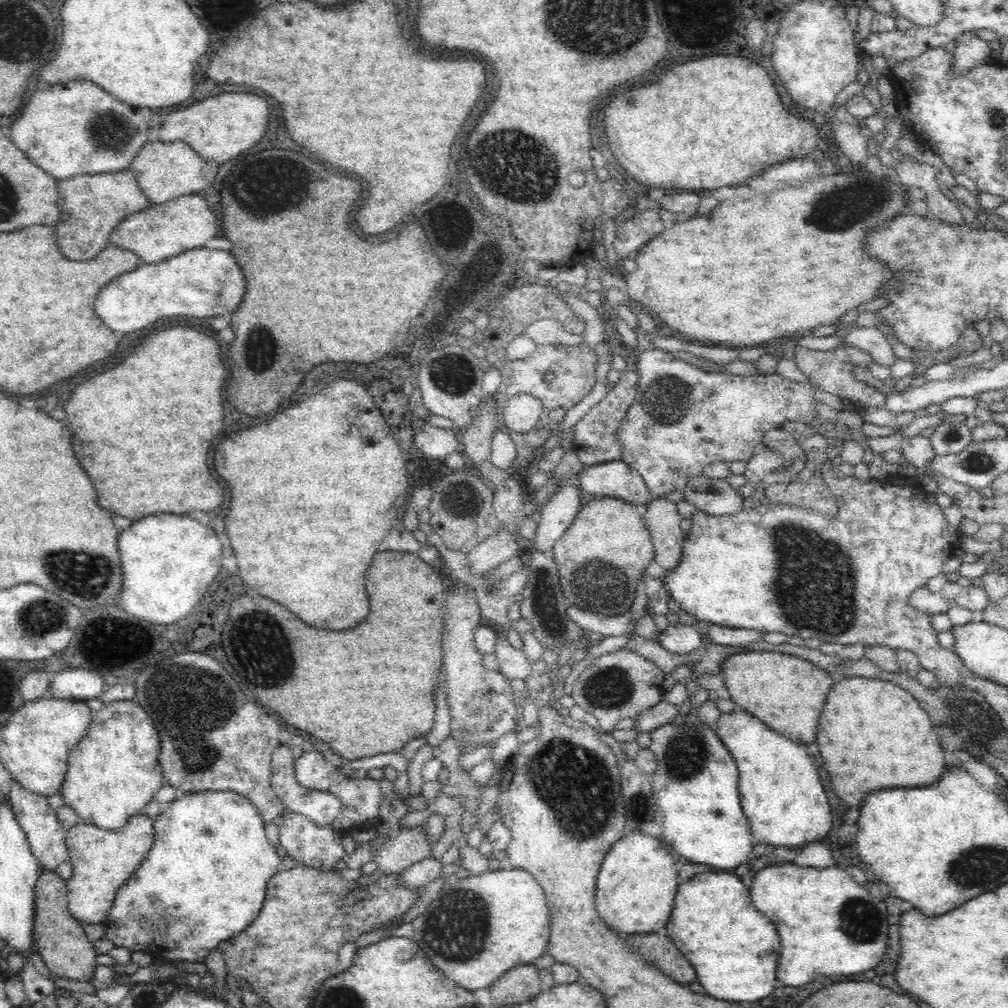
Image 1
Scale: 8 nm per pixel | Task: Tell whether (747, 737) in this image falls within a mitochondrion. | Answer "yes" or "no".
no

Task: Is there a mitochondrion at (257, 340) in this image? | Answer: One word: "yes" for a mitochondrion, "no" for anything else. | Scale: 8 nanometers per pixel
yes

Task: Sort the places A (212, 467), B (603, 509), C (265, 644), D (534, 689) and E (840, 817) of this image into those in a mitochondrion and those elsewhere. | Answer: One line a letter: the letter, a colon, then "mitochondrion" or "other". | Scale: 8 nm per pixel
A: other
B: other
C: mitochondrion
D: other
E: other

